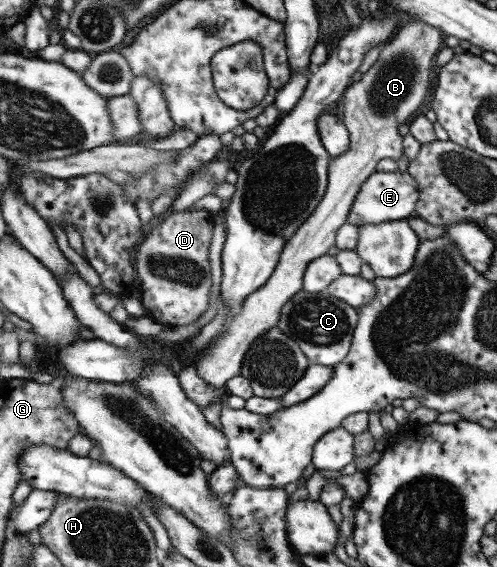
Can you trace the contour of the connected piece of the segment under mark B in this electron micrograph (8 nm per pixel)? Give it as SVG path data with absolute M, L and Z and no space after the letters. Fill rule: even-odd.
M410 19L392 34L387 43L379 46L377 59L362 73L361 79L350 83L342 93L341 121L348 133L348 148L330 159L327 166L327 185L320 202L310 213L310 217L286 240L277 265L267 281L242 301L224 336L215 339L213 348L207 350L207 354L199 359L194 368L195 375L205 381L205 385L219 391L215 402L201 410L205 421L217 430L221 428L219 413L227 396L225 383L239 375L243 354L251 341L276 326L283 304L302 289L302 275L306 265L325 255L329 247L334 245L335 233L346 222L353 198L365 179L376 171L380 159L387 158L396 162L401 157L402 136L397 132L397 126L407 124L418 113L419 105L429 93L431 61L433 55L444 46L444 36L436 27Z

